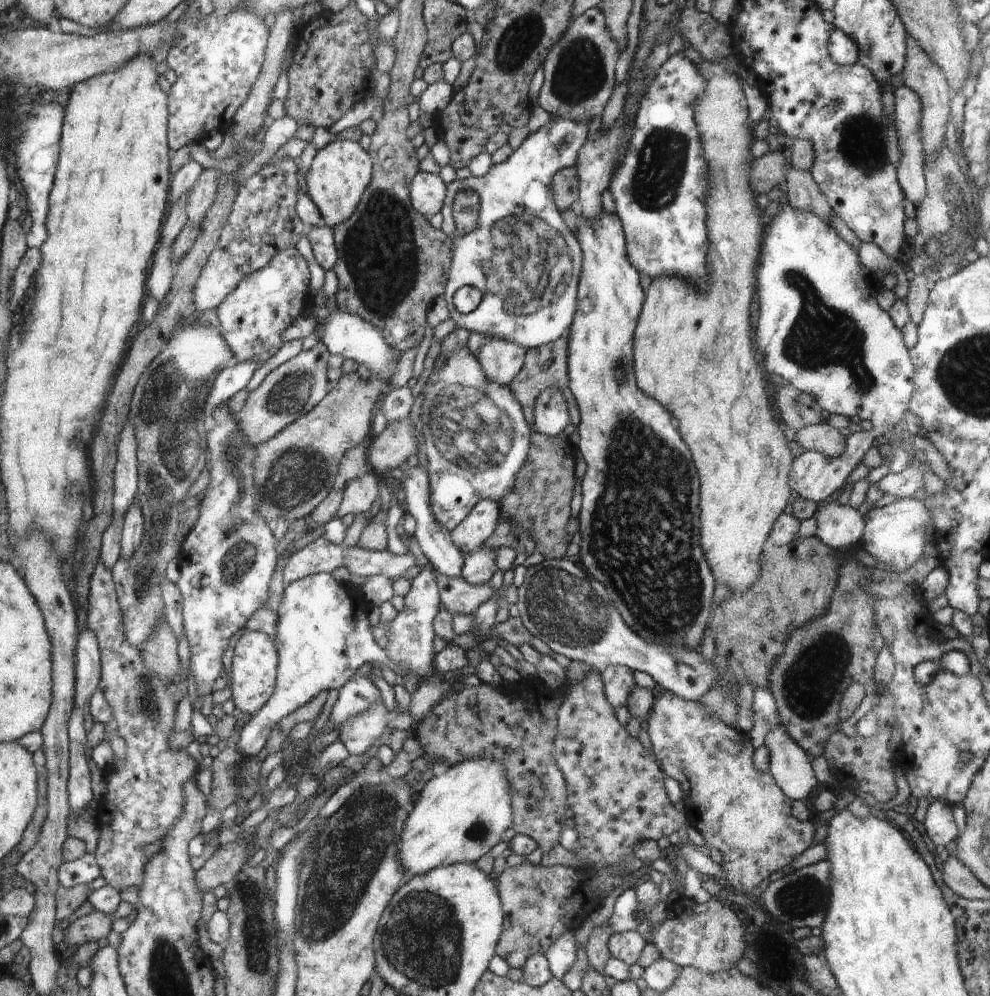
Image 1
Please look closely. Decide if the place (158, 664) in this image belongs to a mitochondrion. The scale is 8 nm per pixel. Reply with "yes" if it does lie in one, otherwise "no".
yes

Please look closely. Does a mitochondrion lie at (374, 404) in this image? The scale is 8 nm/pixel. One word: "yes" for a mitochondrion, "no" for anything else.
no

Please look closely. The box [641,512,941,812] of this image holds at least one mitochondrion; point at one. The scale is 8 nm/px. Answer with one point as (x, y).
(809, 684)

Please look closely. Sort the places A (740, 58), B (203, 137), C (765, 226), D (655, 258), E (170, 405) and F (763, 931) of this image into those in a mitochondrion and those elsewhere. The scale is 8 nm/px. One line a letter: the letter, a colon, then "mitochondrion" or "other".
A: other
B: other
C: other
D: other
E: mitochondrion
F: mitochondrion

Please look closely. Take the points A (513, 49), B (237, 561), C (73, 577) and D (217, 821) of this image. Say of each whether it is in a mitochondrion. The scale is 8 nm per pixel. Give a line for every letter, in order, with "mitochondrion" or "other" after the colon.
A: mitochondrion
B: mitochondrion
C: other
D: other

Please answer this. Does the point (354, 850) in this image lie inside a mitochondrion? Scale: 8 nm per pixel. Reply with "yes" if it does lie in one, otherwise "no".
yes

